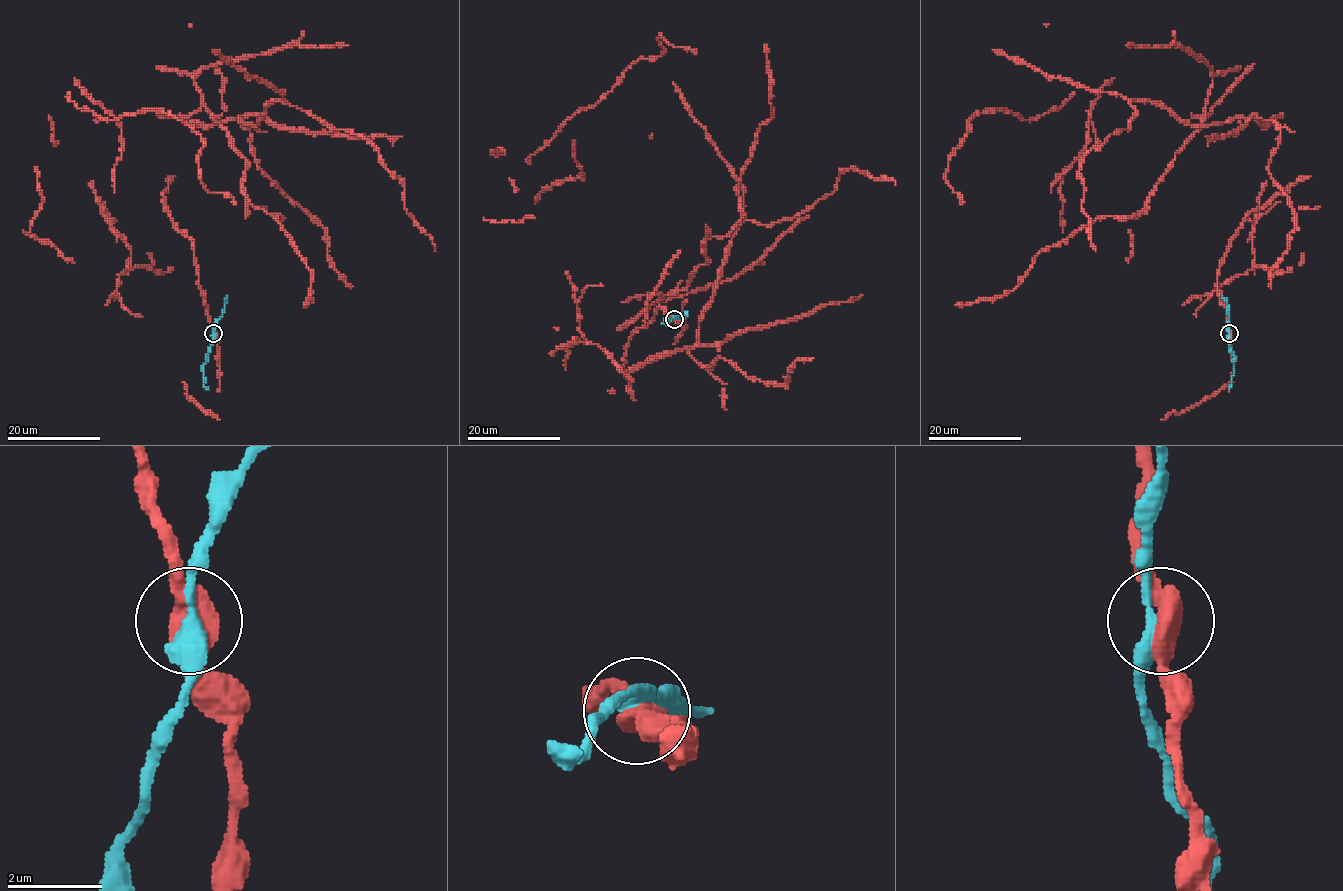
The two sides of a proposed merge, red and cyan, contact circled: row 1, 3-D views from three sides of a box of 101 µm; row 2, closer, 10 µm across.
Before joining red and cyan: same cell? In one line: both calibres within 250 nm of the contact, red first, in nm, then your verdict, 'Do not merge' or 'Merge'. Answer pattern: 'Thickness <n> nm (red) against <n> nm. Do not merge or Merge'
Thickness 500 nm (red) against 340 nm. Do not merge

